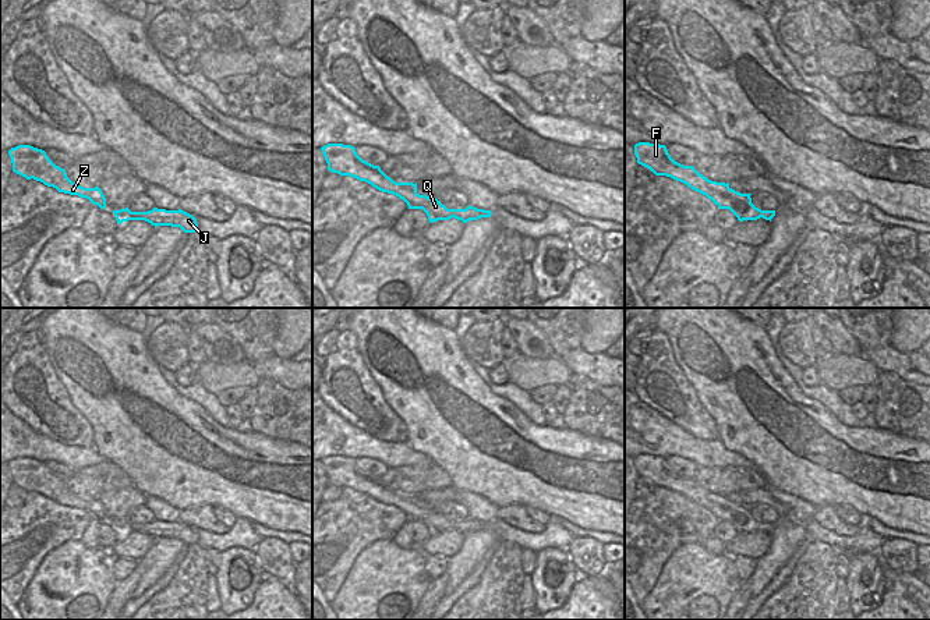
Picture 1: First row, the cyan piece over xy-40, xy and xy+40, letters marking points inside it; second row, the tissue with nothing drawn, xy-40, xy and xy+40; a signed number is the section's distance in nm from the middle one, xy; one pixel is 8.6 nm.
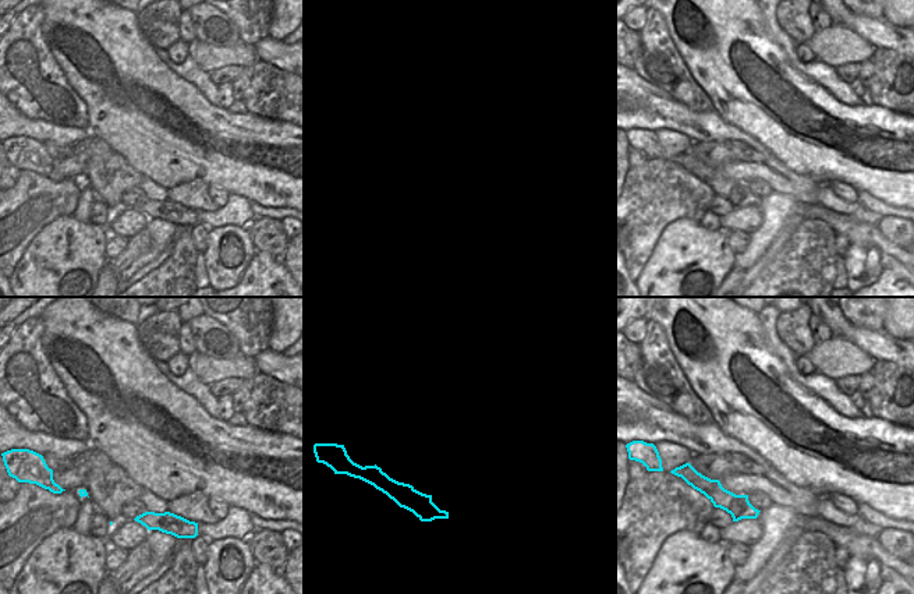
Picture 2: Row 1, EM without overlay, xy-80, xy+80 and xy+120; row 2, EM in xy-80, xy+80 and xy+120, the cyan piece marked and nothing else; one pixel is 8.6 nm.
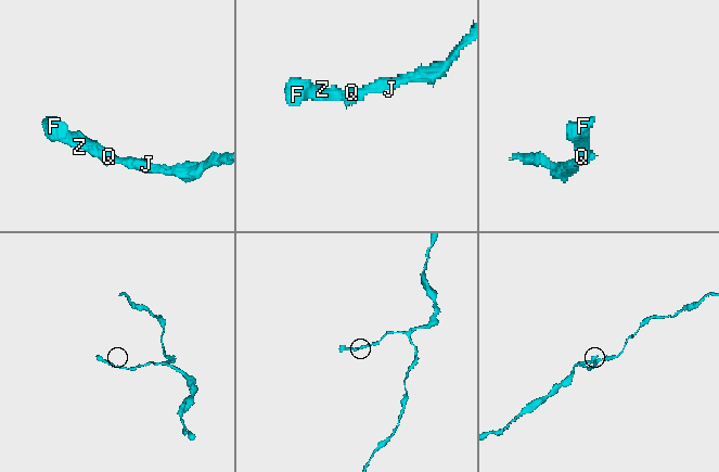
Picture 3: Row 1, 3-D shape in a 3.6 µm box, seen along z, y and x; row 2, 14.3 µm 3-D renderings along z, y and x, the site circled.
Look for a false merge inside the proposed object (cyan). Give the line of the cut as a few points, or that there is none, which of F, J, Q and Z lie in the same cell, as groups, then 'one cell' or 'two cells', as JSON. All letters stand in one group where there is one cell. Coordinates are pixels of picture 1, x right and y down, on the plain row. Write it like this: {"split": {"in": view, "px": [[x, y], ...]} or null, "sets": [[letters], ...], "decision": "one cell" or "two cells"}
{"split": null, "sets": [["F", "J", "Q", "Z"]], "decision": "one cell"}

